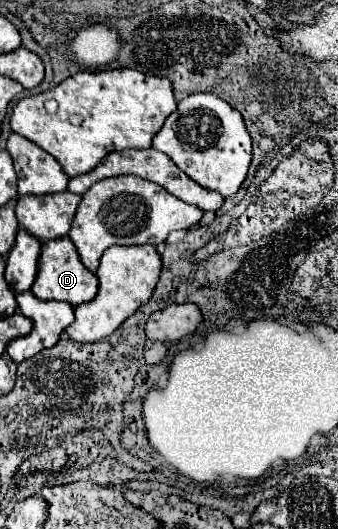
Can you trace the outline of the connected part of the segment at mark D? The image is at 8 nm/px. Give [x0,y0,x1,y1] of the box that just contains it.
[30,237,98,307]

